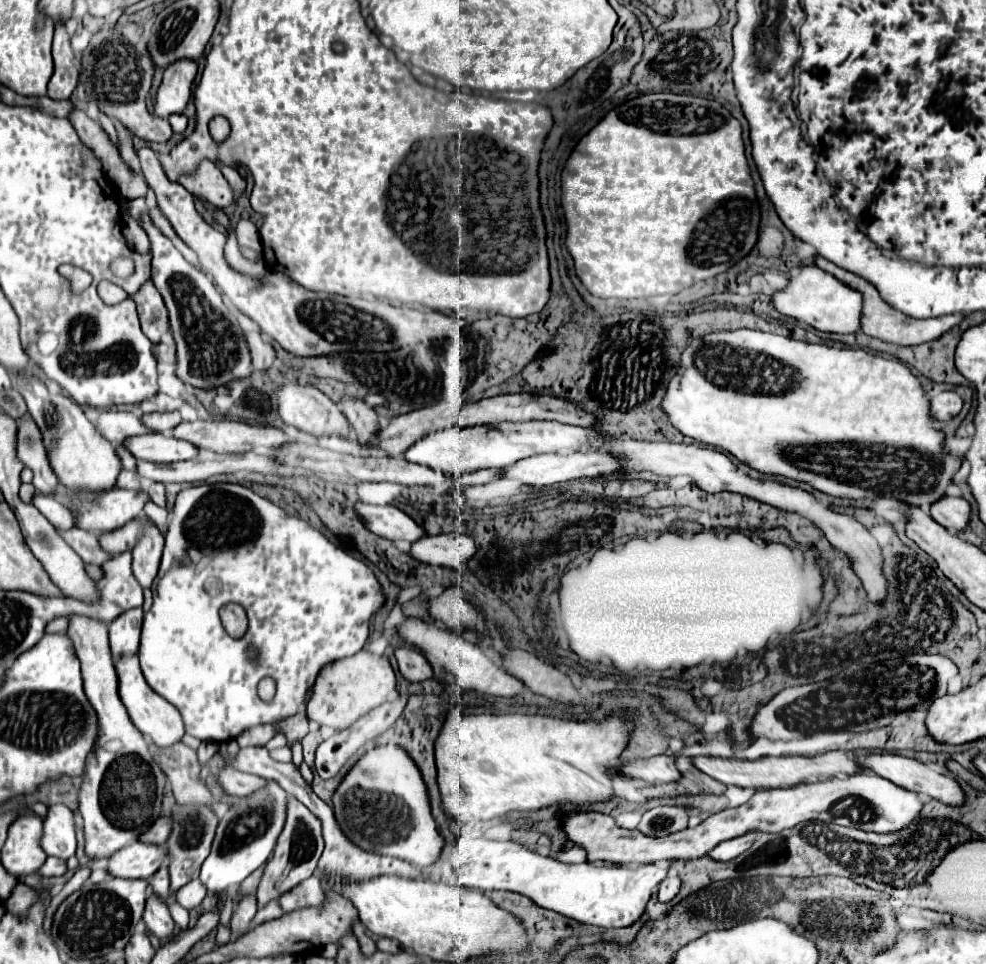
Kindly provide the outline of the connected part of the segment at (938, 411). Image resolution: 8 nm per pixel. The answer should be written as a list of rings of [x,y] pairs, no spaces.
[[[941,392],[929,400],[931,404],[931,418],[935,422],[949,422],[953,416],[959,414],[963,400],[957,392]]]

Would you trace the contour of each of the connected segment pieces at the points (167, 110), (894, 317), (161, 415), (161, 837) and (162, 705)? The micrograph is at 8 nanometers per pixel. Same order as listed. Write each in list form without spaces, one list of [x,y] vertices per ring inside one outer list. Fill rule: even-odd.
[[[175,62],[163,74],[163,82],[157,90],[155,116],[169,118],[183,114],[191,96],[191,84],[197,74],[197,62]]]
[[[815,256],[813,262],[815,262],[821,270],[825,270],[825,272],[833,274],[835,278],[839,278],[839,280],[841,280],[843,284],[847,284],[849,288],[861,292],[861,296],[863,296],[863,310],[861,310],[861,322],[859,322],[859,324],[861,324],[861,332],[865,332],[867,336],[879,338],[879,340],[883,340],[883,342],[891,342],[891,344],[899,344],[899,346],[925,344],[925,342],[931,342],[931,340],[939,338],[945,330],[949,330],[951,326],[959,324],[961,318],[963,318],[963,316],[959,316],[959,314],[951,314],[951,316],[939,316],[939,318],[915,320],[915,318],[907,316],[907,314],[903,314],[903,312],[899,312],[899,310],[893,310],[889,304],[885,304],[885,302],[881,300],[879,292],[875,290],[875,286],[873,286],[871,282],[863,280],[861,276],[857,276],[857,274],[853,274],[853,272],[847,272],[847,270],[843,270],[843,268],[839,268],[839,266],[835,266],[833,262],[825,260],[823,256]]]
[[[173,410],[173,412],[153,412],[153,414],[145,414],[145,416],[141,416],[141,420],[143,420],[145,426],[149,426],[151,430],[157,430],[157,432],[171,432],[177,424],[183,422],[179,410]]]
[[[163,816],[155,820],[155,826],[143,834],[143,842],[155,842],[155,844],[165,844],[169,840],[169,834],[173,830],[173,816]]]
[[[121,658],[115,668],[119,674],[119,696],[127,708],[133,724],[143,732],[143,736],[147,736],[153,744],[157,744],[161,748],[169,748],[169,746],[181,742],[181,738],[185,736],[185,724],[183,724],[179,710],[149,688],[149,684],[145,682],[143,672],[139,668],[139,660]]]

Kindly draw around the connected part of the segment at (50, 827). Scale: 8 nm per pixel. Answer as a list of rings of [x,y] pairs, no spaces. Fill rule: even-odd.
[[[65,804],[49,806],[49,812],[43,822],[41,848],[45,850],[47,856],[57,856],[61,860],[75,856],[75,818]]]

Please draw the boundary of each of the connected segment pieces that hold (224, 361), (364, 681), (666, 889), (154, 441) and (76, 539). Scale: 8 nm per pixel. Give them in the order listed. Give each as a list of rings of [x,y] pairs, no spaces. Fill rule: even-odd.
[[[141,200],[141,226],[145,228],[151,252],[153,252],[153,270],[151,280],[161,292],[167,310],[171,332],[177,342],[177,374],[181,380],[195,388],[217,388],[235,378],[245,378],[251,374],[251,356],[243,342],[243,332],[237,320],[229,314],[227,306],[221,300],[221,294],[215,290],[211,278],[193,268],[173,242],[163,236],[163,232],[153,224],[149,216],[147,202]]]
[[[367,650],[353,654],[349,658],[335,660],[319,672],[311,700],[307,702],[307,718],[319,726],[329,726],[333,730],[347,730],[353,722],[369,714],[373,708],[385,704],[397,686],[395,672],[385,656],[375,656]]]
[[[667,876],[661,884],[659,884],[659,900],[661,902],[669,902],[675,898],[675,894],[679,892],[679,886],[681,886],[681,880],[677,876]]]
[[[145,434],[143,438],[129,438],[123,442],[131,454],[137,460],[149,460],[149,462],[179,462],[179,460],[191,460],[199,454],[199,448],[195,448],[191,442],[177,440],[165,434]]]
[[[69,528],[69,530],[57,530],[57,534],[83,558],[85,564],[101,566],[113,557],[102,550],[95,534],[85,534],[85,530]]]

